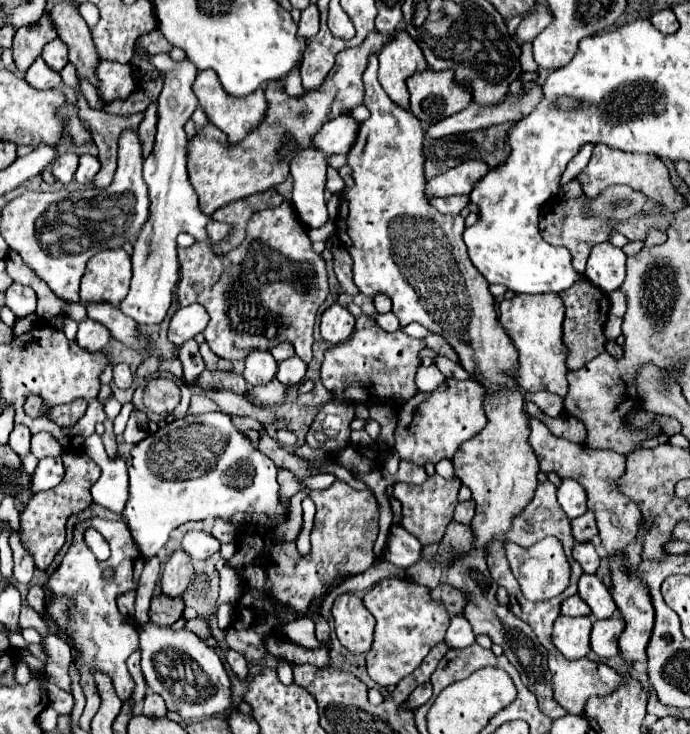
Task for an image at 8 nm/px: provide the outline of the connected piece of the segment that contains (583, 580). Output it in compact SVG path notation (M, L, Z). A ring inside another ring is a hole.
M584 573L580 577L578 595L586 601L586 605L592 609L592 615L596 619L608 619L616 611L616 605L612 601L610 591L606 589L606 585L596 575Z

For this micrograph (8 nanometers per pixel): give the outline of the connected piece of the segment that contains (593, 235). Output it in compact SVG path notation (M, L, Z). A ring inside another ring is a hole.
M628 185L608 187L596 199L588 199L586 195L580 195L580 197L574 197L572 203L570 201L566 201L566 203L568 203L568 209L562 209L562 205L558 205L558 209L552 209L550 213L540 215L540 235L548 243L562 243L562 245L566 245L570 249L570 253L572 253L572 259L574 259L574 265L576 265L578 273L584 273L586 259L588 259L592 247L598 245L598 243L610 241L610 233L616 231L616 225L628 221L630 217L634 217L638 213L656 217L664 209L654 199L642 195L636 189L632 191L632 187L628 187ZM624 200L628 201L628 205L616 205L616 203Z

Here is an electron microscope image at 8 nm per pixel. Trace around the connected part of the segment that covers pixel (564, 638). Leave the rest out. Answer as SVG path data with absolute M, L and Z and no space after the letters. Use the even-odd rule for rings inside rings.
M564 617L554 621L552 643L566 659L582 659L590 653L590 617Z

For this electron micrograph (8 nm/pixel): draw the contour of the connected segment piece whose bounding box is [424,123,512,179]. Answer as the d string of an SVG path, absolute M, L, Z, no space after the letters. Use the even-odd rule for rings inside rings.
M506 123L500 127L488 127L488 129L472 131L472 133L456 133L456 135L448 135L448 137L440 137L440 139L426 139L424 141L426 179L432 179L432 177L456 167L458 163L464 163L466 159L480 159L480 161L488 163L490 167L496 167L496 163L500 163L500 155L504 155L504 131L510 125L512 123Z

